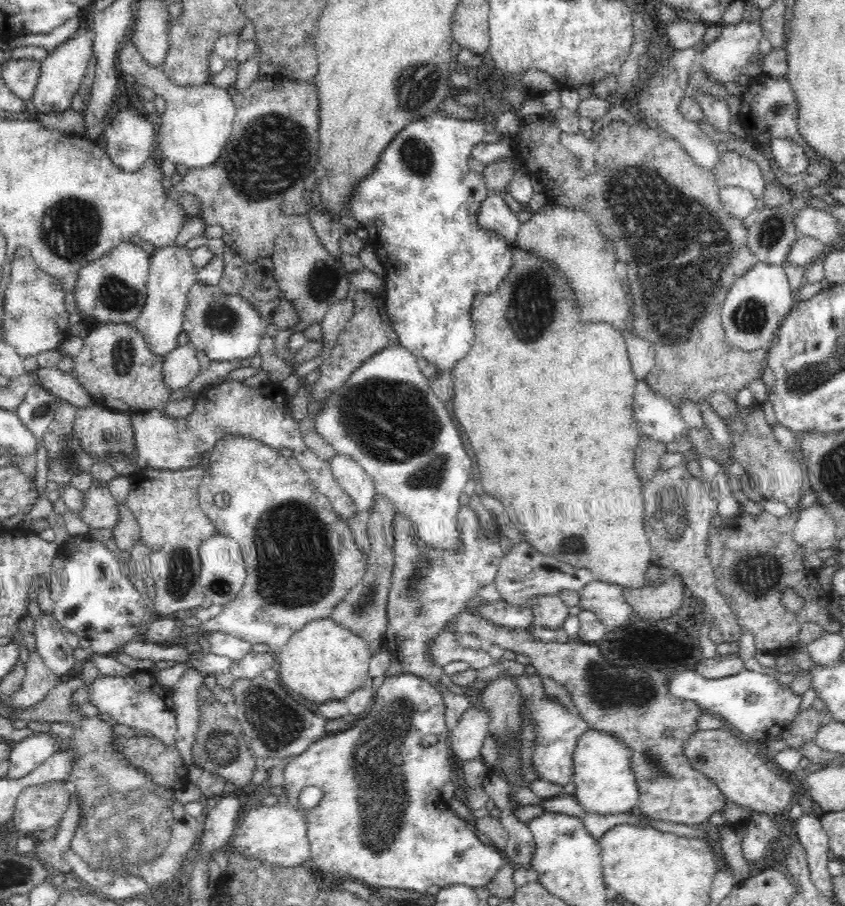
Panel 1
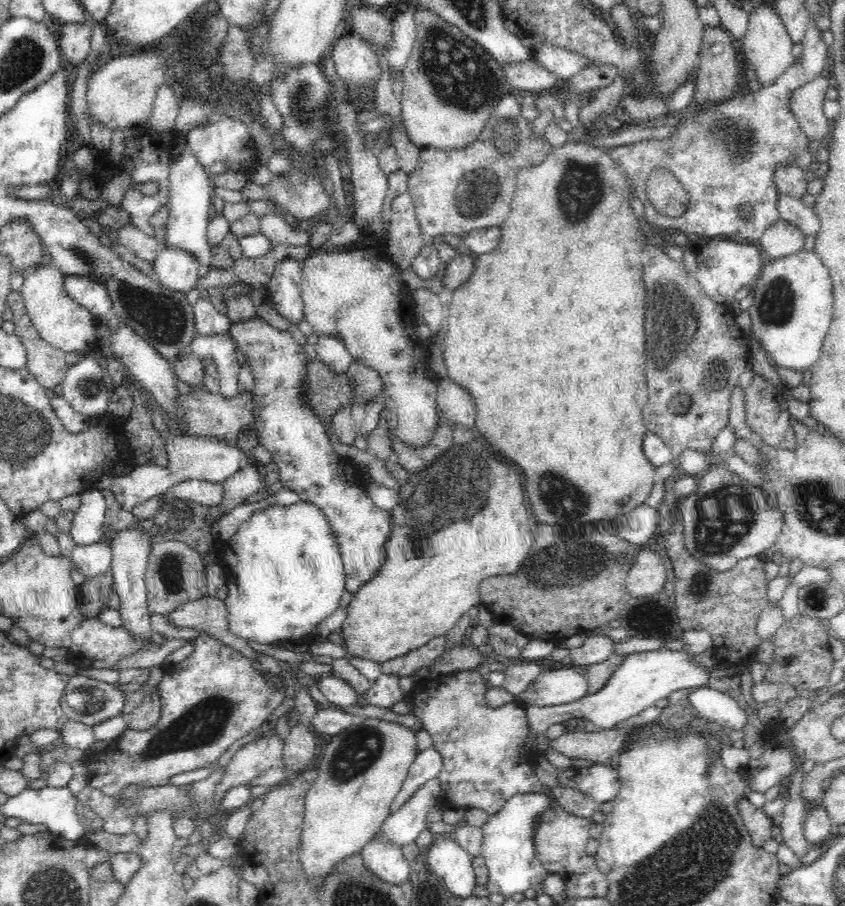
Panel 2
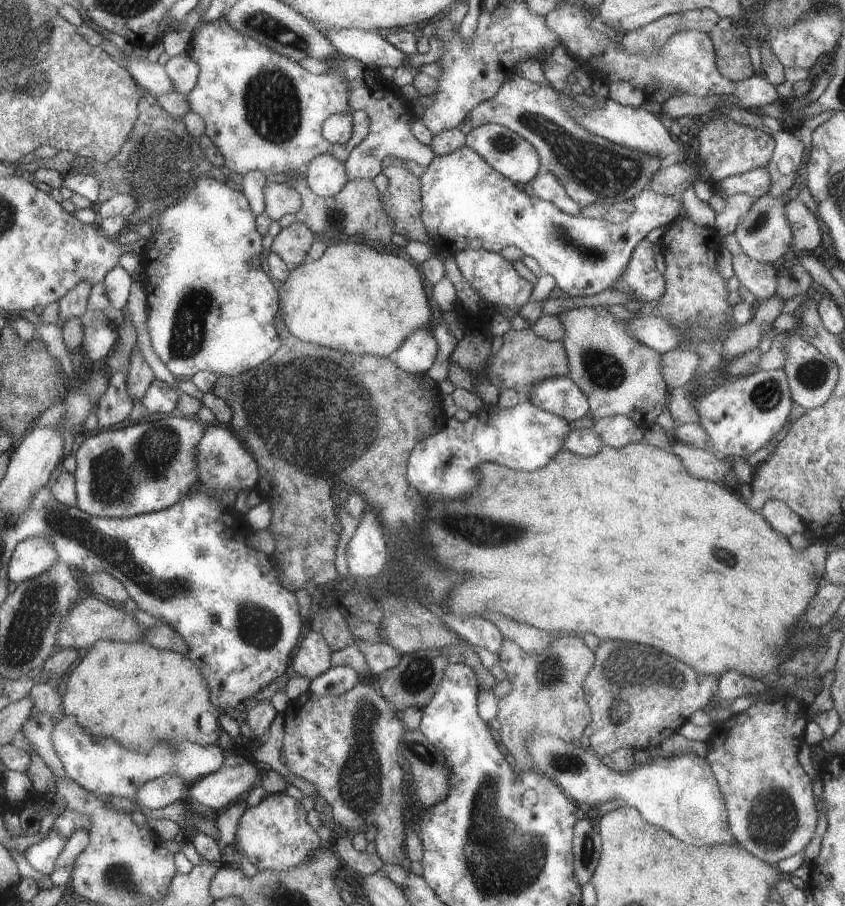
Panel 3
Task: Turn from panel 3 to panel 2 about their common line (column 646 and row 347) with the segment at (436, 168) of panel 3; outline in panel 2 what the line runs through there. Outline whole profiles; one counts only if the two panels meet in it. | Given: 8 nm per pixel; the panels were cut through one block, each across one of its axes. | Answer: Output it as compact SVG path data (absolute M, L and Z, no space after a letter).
M230 330L210 336L194 336L190 344L190 350L198 359L216 364L220 382L219 393L224 398L234 398L239 392L238 376L241 365L237 360L236 347L236 339L232 337Z

